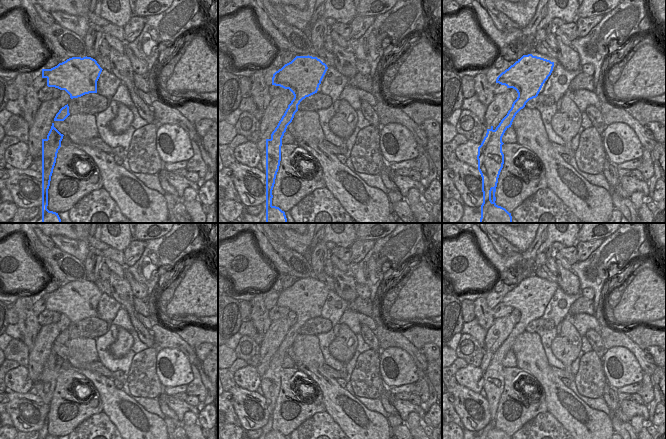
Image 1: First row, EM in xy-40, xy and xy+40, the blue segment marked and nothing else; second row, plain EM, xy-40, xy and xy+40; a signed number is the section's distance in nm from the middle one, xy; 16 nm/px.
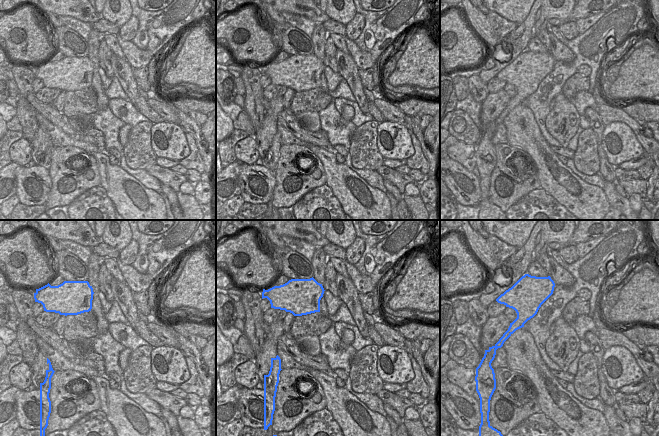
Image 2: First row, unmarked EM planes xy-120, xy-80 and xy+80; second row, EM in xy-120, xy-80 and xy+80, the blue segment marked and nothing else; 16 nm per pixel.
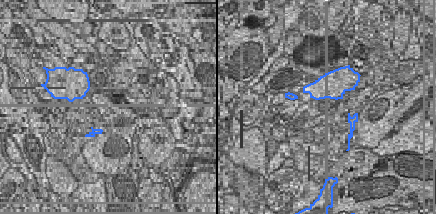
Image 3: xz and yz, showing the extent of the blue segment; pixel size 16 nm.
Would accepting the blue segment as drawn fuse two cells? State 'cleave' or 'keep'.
cleave

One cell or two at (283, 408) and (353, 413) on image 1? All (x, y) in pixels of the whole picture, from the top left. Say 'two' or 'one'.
two

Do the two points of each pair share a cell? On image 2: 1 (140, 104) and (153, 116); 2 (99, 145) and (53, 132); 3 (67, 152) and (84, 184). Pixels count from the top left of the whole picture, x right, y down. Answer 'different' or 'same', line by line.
1: same
2: same
3: same

